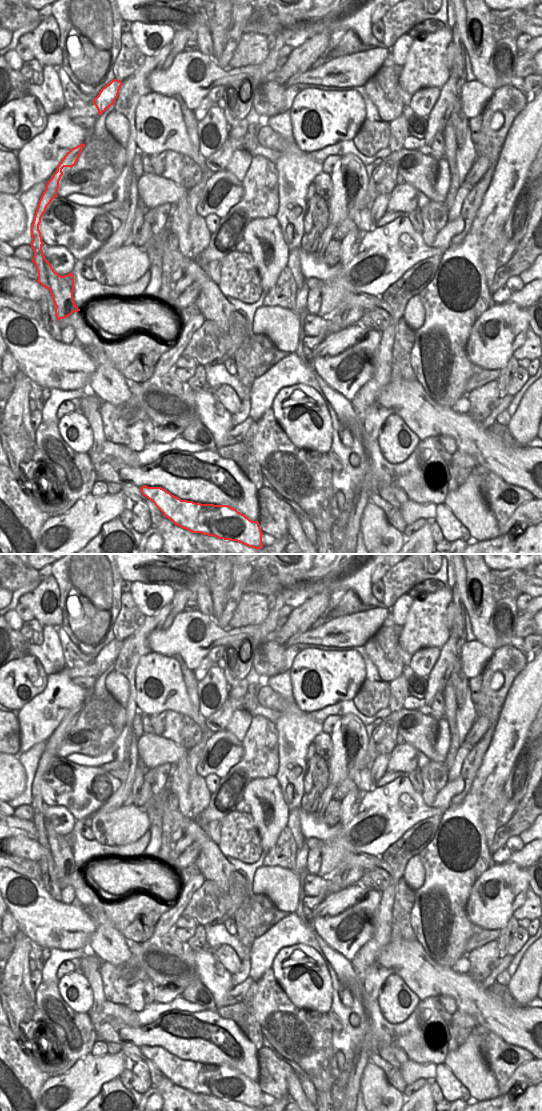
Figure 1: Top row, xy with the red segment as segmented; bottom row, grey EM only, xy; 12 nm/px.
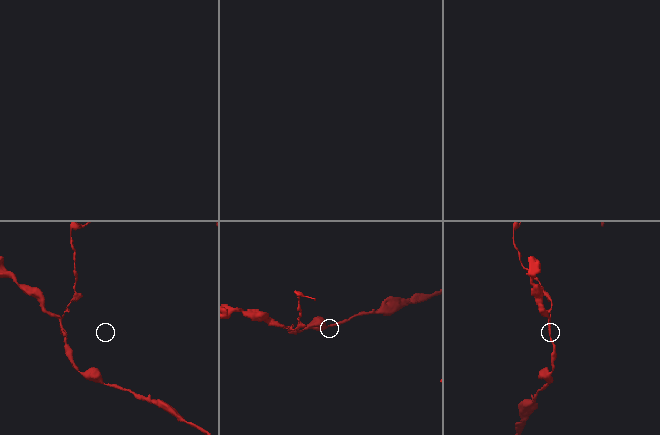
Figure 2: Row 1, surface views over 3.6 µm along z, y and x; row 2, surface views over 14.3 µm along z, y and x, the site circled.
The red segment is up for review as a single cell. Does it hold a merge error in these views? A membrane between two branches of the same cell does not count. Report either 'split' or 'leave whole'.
split

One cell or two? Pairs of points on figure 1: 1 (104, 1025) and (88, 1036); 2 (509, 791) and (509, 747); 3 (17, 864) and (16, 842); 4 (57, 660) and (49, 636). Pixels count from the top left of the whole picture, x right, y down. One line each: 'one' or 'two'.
1: two
2: two
3: two
4: one

